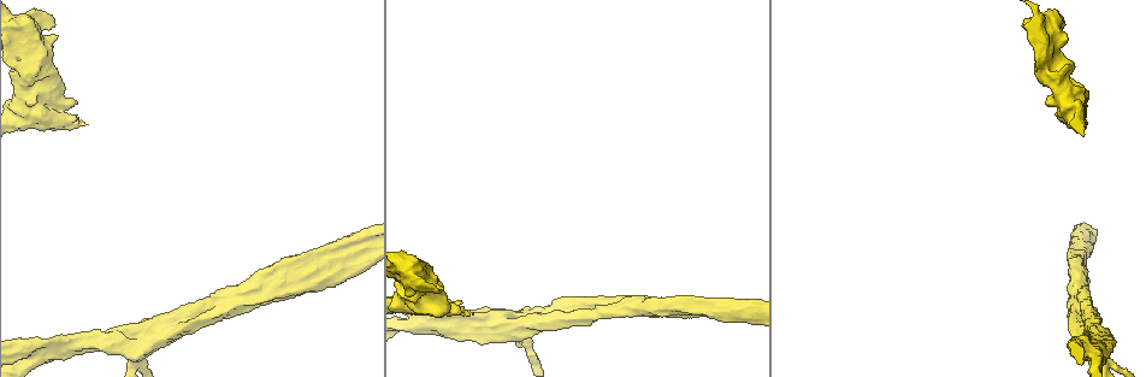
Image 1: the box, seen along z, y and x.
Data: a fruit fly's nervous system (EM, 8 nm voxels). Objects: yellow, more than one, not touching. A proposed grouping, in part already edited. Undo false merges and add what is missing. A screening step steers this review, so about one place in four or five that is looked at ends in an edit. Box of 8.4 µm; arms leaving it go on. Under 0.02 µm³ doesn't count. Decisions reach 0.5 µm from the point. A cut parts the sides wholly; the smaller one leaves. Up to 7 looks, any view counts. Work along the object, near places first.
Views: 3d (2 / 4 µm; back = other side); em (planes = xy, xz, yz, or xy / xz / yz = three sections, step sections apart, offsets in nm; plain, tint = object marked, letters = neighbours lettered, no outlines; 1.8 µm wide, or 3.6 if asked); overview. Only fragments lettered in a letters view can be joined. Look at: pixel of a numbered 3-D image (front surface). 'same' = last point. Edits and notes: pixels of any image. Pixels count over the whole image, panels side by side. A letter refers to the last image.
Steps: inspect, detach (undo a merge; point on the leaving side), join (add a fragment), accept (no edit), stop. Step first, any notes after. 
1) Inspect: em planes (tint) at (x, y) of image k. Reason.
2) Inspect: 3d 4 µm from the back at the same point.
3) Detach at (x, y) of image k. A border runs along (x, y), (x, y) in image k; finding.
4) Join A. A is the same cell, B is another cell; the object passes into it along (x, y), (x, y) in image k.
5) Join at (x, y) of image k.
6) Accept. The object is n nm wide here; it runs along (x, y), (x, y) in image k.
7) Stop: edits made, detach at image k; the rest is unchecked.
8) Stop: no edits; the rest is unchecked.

Inspect: 3d 2 µm at (52, 25) of image 1.

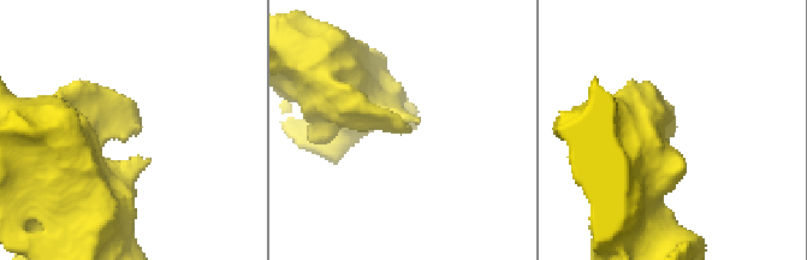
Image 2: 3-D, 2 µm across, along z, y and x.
Inspect: em xz step 4 (tint) at (138, 130) of image 2.

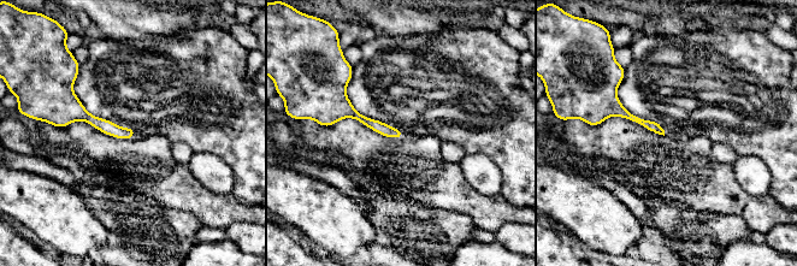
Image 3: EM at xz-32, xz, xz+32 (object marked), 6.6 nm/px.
Inspect: em planes (letters) at the same point.

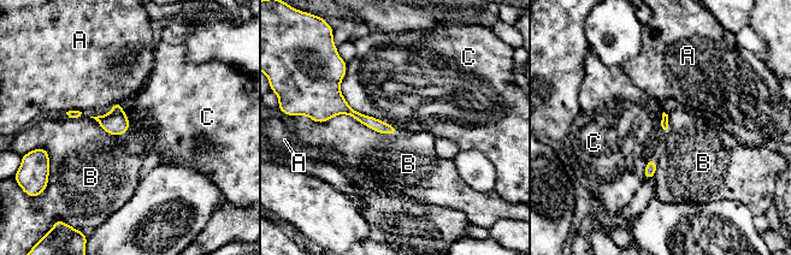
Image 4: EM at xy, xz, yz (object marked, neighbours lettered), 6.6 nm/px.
Accept. A, B and C are other cells; a border runs along (312, 119), (346, 113), (395, 136) in image 4; none of them fits.

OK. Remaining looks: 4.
Inspect: em planes (letters) at (470, 313) of image 1. Branch stops here.

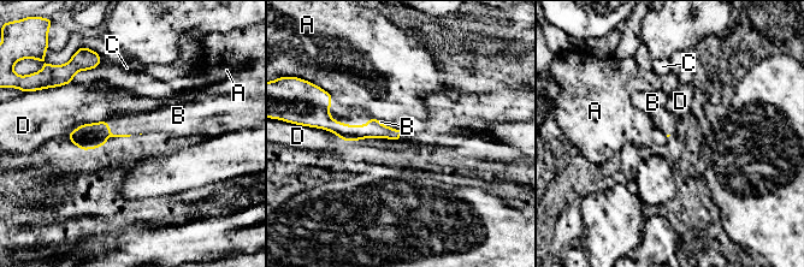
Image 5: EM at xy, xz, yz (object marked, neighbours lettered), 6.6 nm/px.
Join B. B is the same cell, A, C and D are other cells; the object passes into it along (87, 136), (116, 135), (134, 124) in image 5; the neuron continues.

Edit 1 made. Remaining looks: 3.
Stop: edits made, join at image 5; the rest is unchecked.

